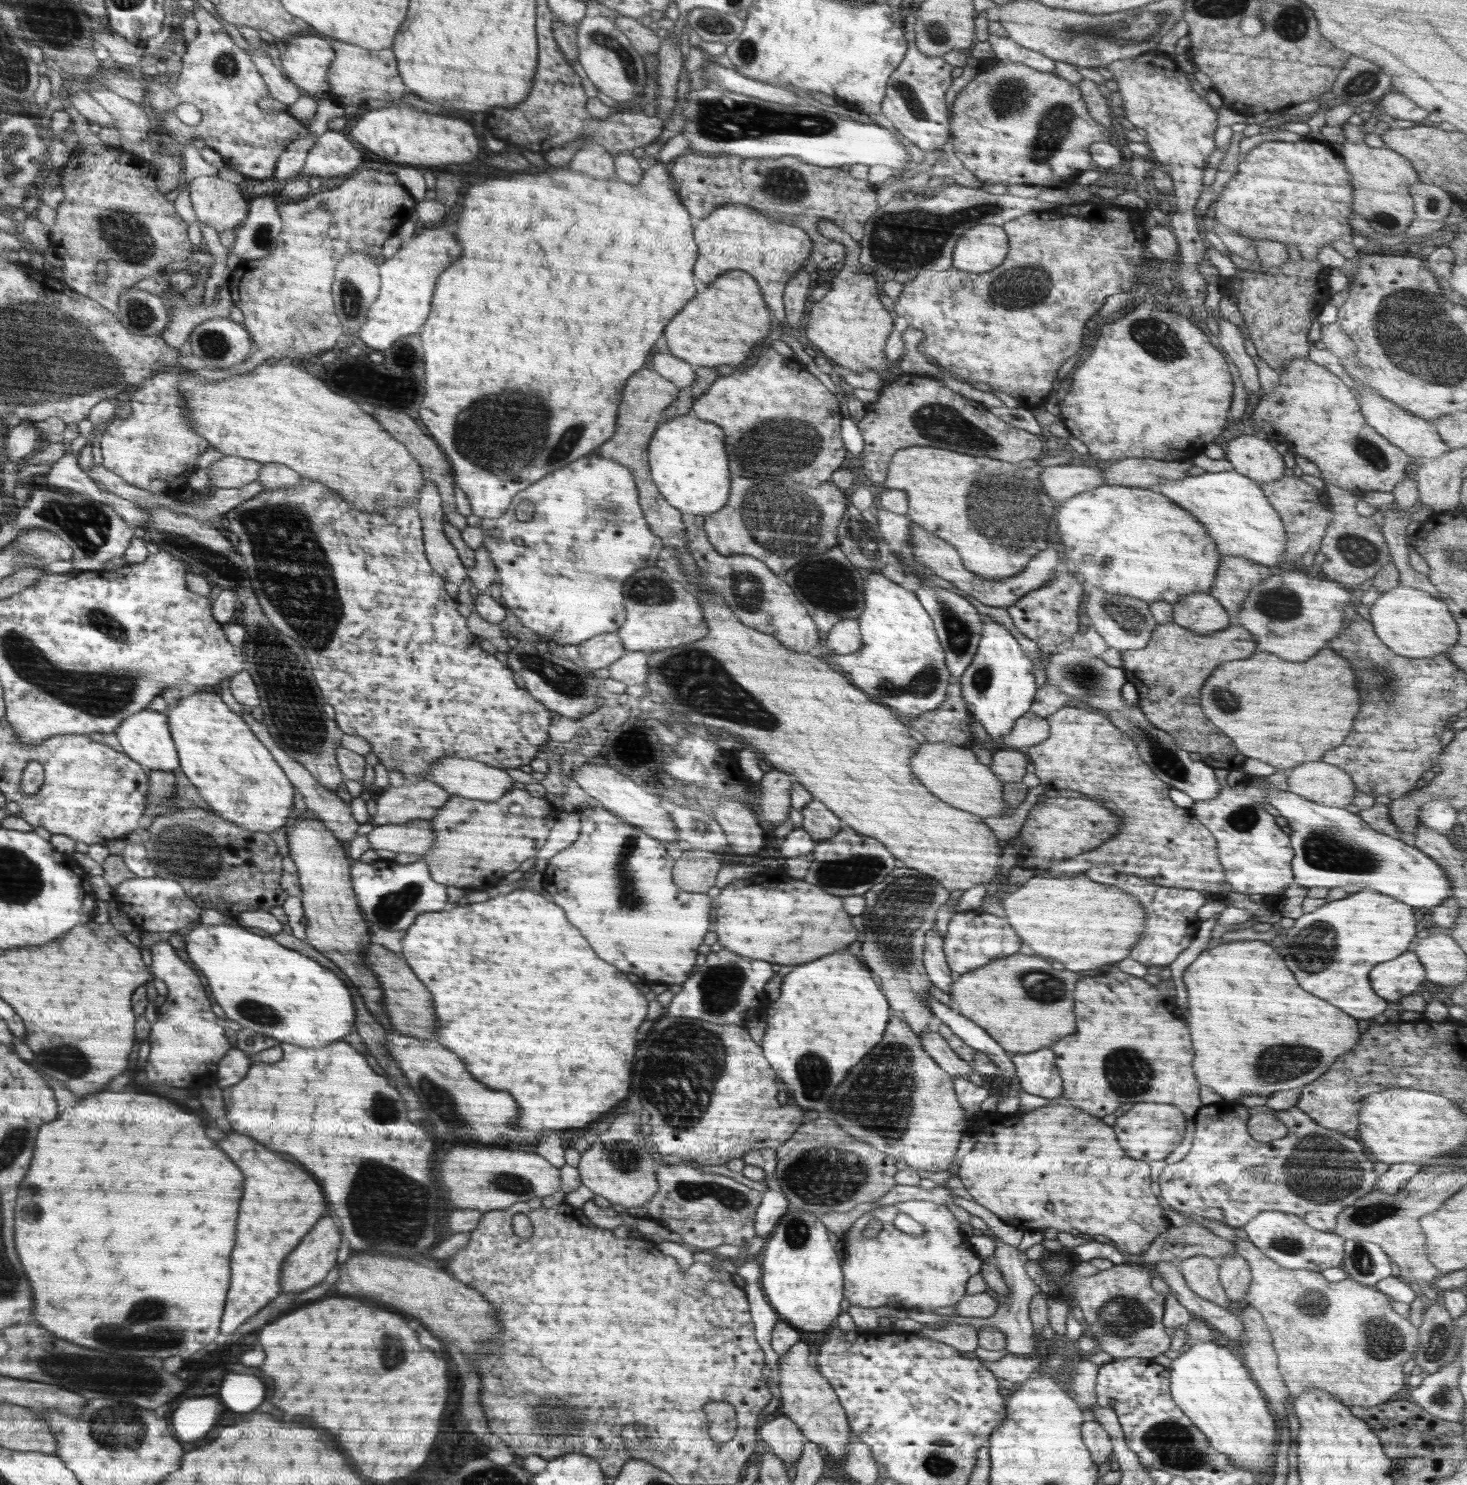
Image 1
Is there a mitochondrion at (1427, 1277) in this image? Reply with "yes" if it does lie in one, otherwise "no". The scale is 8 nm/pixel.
no

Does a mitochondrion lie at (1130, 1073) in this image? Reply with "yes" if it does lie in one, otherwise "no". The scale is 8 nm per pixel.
yes

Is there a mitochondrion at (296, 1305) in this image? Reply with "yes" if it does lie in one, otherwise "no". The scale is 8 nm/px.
no

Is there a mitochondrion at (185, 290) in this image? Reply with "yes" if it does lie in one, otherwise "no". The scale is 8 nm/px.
no

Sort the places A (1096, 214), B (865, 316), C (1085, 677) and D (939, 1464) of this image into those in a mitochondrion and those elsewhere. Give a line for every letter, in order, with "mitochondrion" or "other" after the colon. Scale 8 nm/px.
A: other
B: other
C: mitochondrion
D: mitochondrion

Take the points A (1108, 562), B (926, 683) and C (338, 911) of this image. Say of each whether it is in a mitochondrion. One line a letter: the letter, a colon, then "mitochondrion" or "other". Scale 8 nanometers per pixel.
A: mitochondrion
B: mitochondrion
C: other

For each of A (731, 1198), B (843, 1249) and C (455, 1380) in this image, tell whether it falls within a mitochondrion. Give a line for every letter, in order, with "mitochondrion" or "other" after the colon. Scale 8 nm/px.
A: mitochondrion
B: other
C: other

